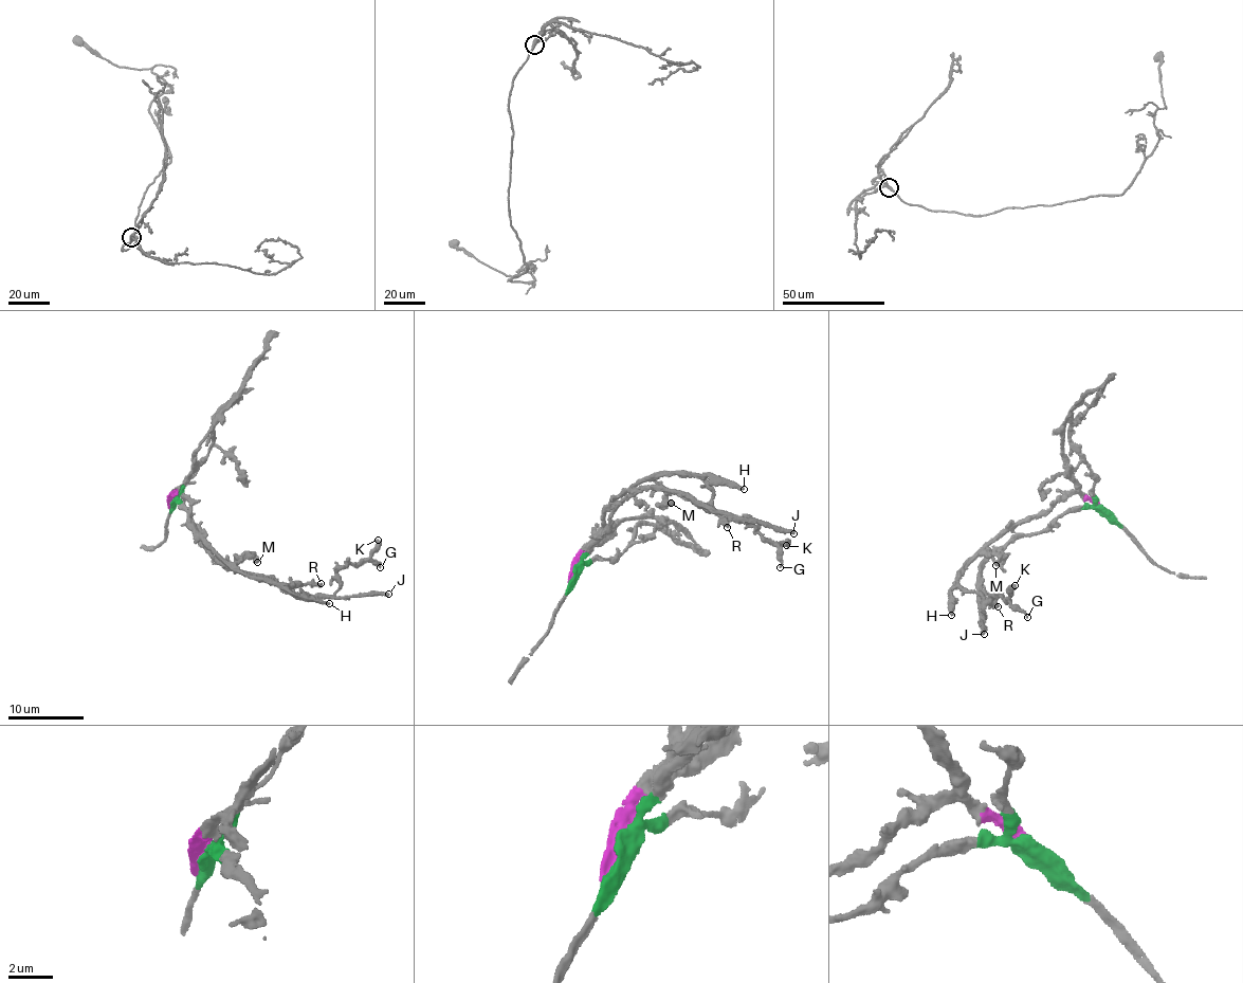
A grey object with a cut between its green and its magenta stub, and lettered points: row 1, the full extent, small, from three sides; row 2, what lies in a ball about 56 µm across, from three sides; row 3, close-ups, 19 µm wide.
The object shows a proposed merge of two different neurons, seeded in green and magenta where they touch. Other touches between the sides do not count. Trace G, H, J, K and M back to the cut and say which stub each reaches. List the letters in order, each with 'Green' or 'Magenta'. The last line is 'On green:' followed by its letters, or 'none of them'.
G: Green
H: Magenta
J: Green
K: Green
M: Magenta
On green: G, J, K

